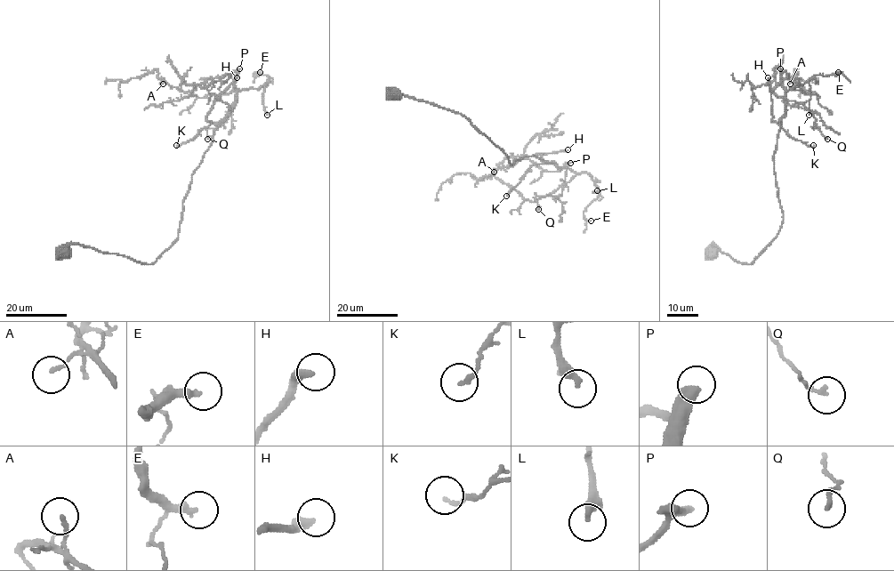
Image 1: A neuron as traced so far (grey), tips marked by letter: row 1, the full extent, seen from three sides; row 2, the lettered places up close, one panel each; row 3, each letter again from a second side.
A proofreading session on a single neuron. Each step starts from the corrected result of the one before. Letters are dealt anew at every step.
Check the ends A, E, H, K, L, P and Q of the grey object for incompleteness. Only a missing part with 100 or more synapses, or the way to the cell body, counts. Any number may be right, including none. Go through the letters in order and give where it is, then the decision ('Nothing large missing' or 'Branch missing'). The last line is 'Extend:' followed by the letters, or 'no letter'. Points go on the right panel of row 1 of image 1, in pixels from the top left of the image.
A: Place: (790, 84). Nothing large missing
E: Place: (838, 72). Nothing large missing
H: Place: (768, 77). Branch missing
K: Place: (813, 145). Nothing large missing
L: Place: (809, 115). Nothing large missing
P: Place: (780, 68). Branch missing
Q: Place: (827, 139). Nothing large missing
Extend: H, P

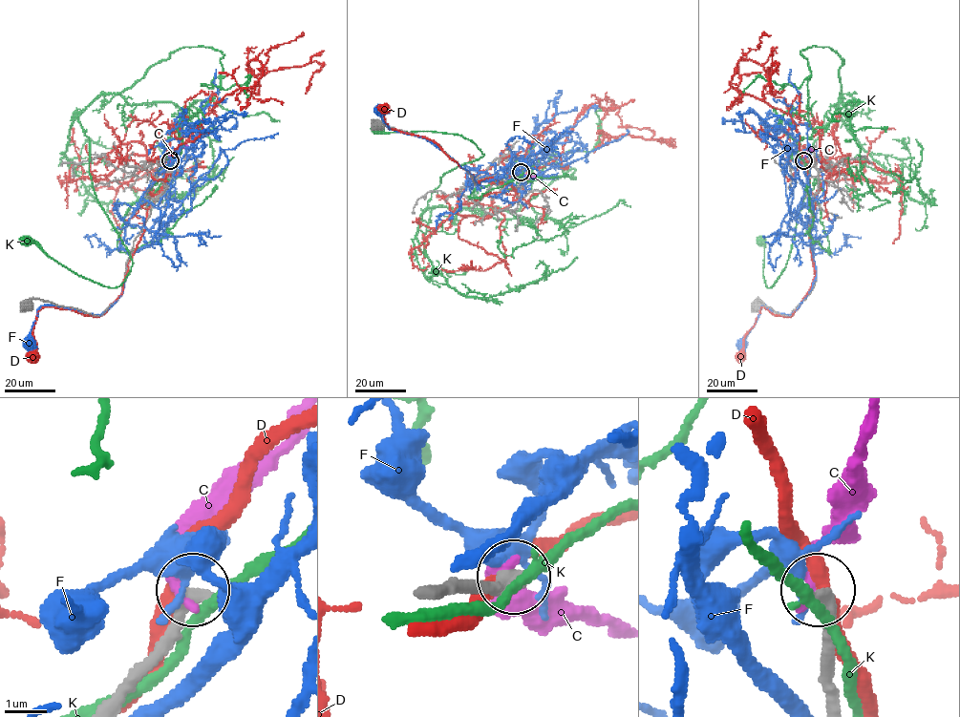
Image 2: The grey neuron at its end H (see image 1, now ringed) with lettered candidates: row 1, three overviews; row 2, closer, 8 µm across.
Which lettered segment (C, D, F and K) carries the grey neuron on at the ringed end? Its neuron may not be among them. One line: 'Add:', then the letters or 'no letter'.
Add: no letter

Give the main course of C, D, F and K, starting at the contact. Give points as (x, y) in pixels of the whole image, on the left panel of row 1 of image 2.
C: (169, 161), (179, 147), (185, 146), (187, 150)
D: (168, 162), (149, 193), (157, 199), (122, 292), (99, 316), (42, 307), (32, 355)
F: (168, 161), (126, 227), (121, 246), (132, 256), (122, 294), (100, 315), (41, 306), (31, 345)
K: (170, 161), (220, 87), (218, 50), (183, 46), (77, 116), (132, 262), (120, 284), (26, 241)

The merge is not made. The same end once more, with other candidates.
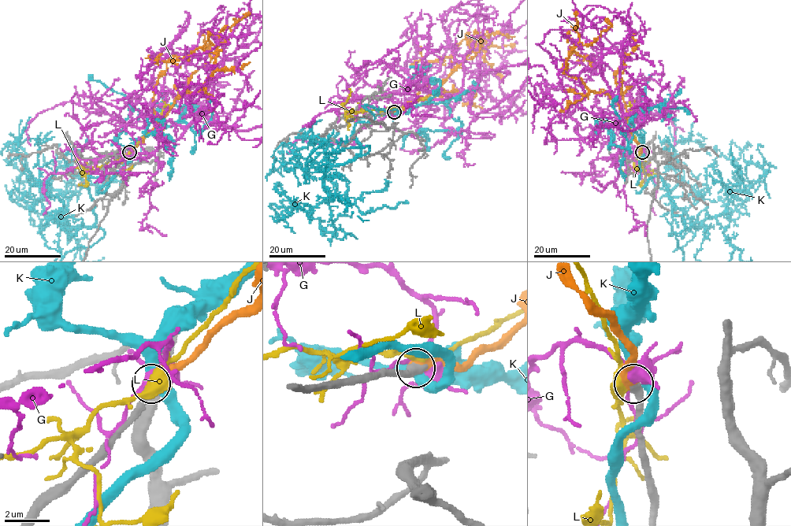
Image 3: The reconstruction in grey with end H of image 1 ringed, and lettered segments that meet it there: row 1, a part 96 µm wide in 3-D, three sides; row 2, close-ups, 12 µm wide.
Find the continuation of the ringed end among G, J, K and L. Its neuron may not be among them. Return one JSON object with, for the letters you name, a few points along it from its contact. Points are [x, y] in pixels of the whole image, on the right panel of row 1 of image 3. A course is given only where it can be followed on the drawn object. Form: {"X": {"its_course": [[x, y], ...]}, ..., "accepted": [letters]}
{"J": {"its_course": [[642, 152], [617, 99], [592, 92], [565, 70], [564, 63], [573, 50], [570, 47], [592, 59], [577, 62]]}, "accepted": ["J"]}

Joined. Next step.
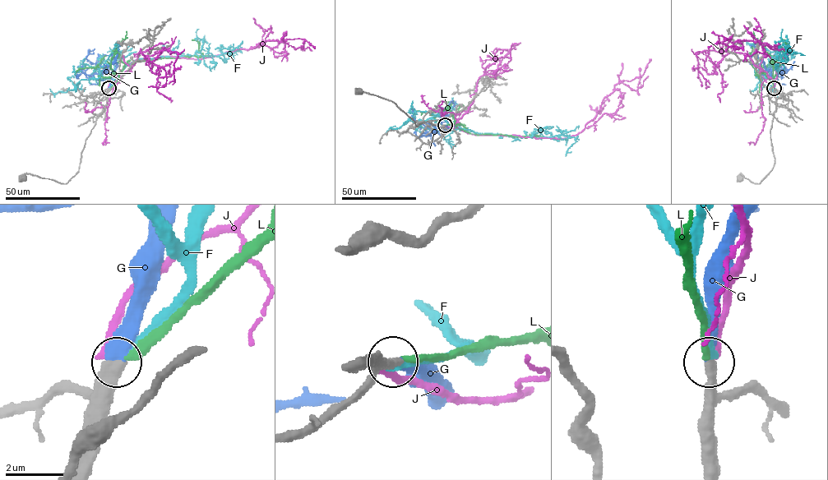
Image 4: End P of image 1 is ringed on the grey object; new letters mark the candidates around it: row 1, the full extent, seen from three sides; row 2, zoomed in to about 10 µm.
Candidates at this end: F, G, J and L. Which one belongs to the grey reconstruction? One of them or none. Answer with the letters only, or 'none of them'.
G

